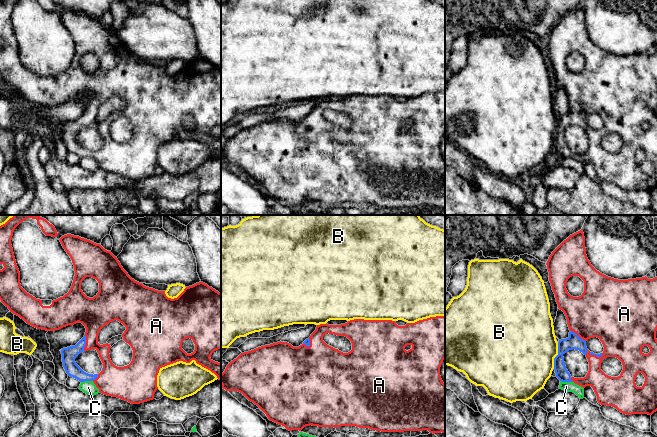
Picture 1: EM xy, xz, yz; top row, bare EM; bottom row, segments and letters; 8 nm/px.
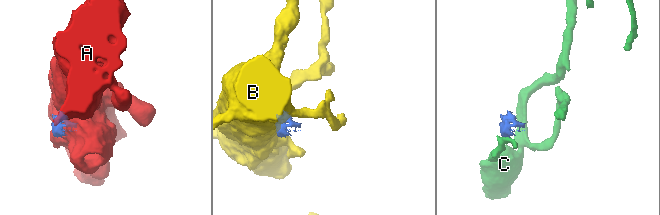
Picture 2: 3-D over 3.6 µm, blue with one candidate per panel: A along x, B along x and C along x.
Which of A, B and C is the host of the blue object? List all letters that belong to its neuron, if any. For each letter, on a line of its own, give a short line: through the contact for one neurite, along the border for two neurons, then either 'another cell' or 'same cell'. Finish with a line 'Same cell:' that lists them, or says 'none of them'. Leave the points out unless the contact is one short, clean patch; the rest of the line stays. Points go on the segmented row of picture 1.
A: same cell
B: line yz (558, 342), (558, 354), (554, 358), (553, 368); another cell
C: another cell
Same cell: A

